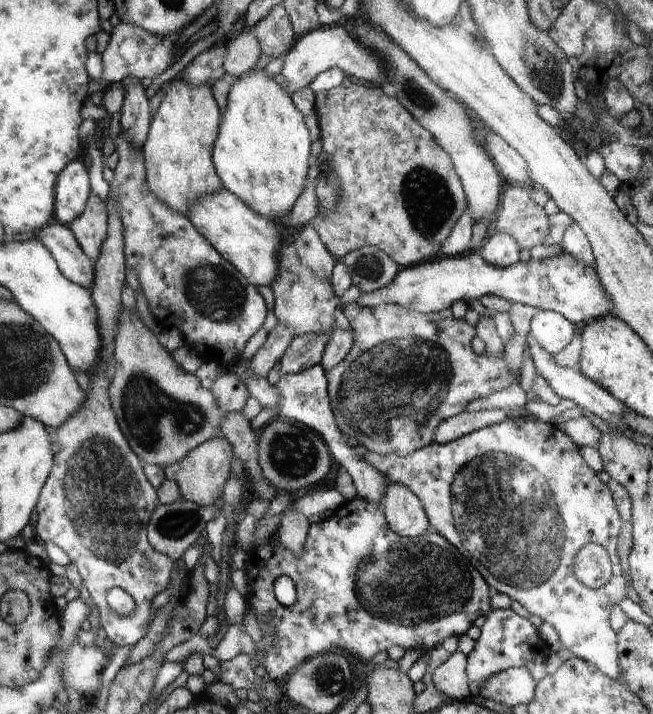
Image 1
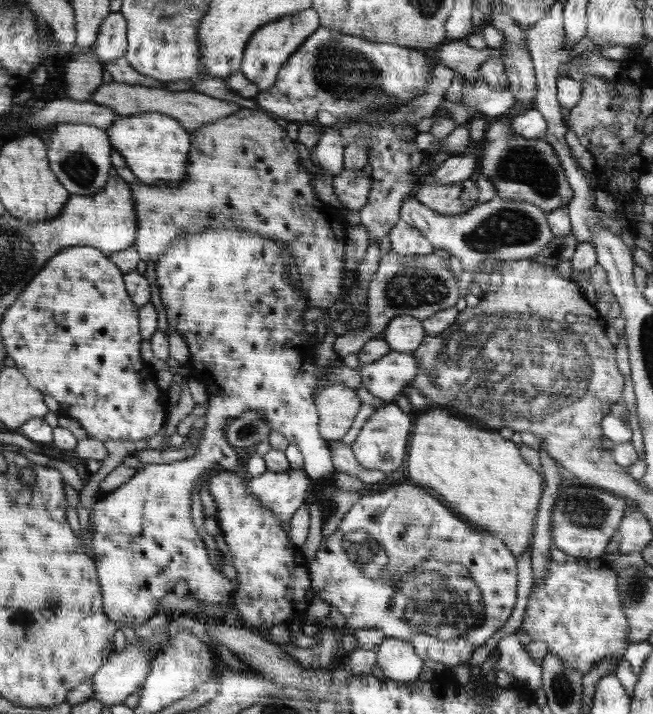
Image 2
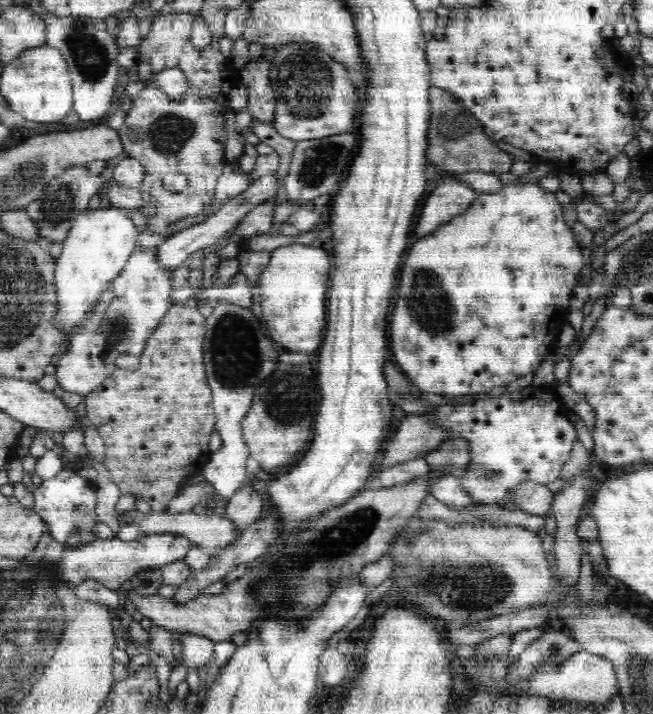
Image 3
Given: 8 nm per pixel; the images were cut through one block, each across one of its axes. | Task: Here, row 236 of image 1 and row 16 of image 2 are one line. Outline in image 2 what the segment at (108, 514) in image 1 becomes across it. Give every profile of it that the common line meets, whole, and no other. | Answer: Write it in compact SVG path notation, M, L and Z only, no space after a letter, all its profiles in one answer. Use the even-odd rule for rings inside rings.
M120 11L111 12L105 18L97 42L92 47L103 63L125 56L128 48L128 30L128 20Z

